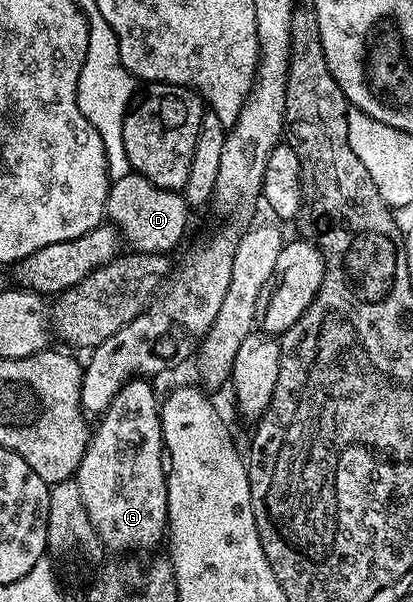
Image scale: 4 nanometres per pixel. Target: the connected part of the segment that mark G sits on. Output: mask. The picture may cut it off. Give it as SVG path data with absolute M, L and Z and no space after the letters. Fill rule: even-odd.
M135 377L116 393L112 405L97 420L90 444L78 466L77 481L84 507L105 550L112 553L142 553L158 542L163 542L168 531L166 513L166 476L164 448L162 445L162 413L159 396L154 396L154 387L149 378Z

